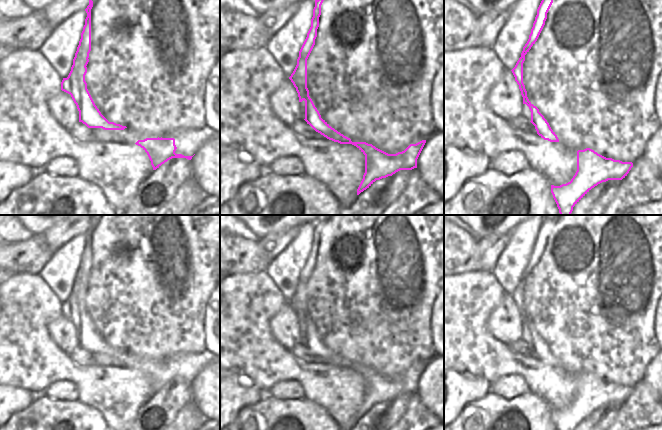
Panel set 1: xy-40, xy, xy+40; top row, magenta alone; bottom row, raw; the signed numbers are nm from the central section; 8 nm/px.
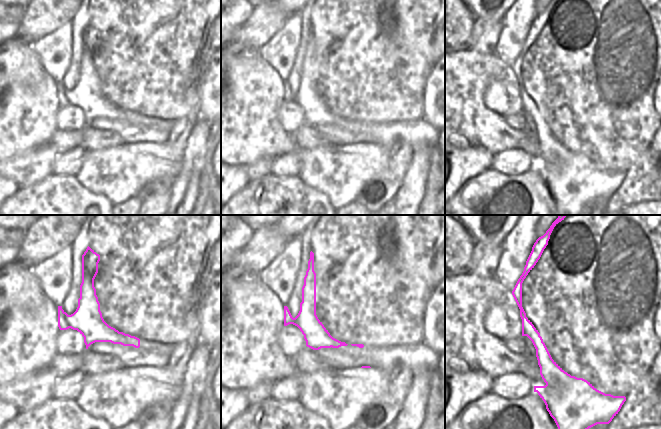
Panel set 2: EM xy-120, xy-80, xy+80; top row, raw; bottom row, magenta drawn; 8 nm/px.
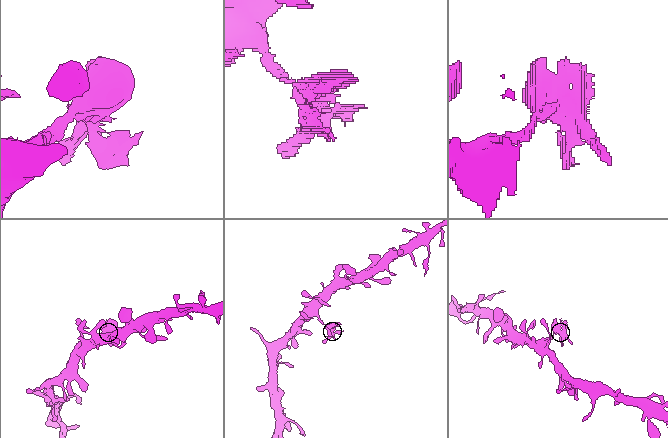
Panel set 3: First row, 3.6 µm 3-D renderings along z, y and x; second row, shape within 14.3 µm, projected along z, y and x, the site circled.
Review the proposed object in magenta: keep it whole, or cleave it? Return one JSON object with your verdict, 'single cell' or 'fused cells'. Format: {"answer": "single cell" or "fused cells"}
{"answer": "fused cells"}

